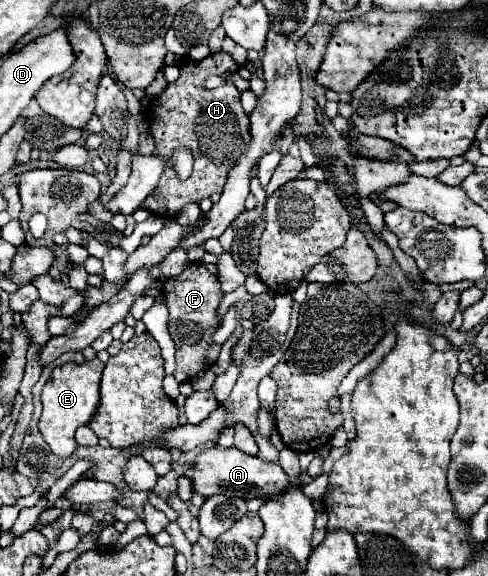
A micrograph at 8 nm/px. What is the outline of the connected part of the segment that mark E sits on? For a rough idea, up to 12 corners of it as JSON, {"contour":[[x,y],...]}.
{"contour":[[103,362],[57,366],[41,392],[39,430],[75,452],[99,402]]}

